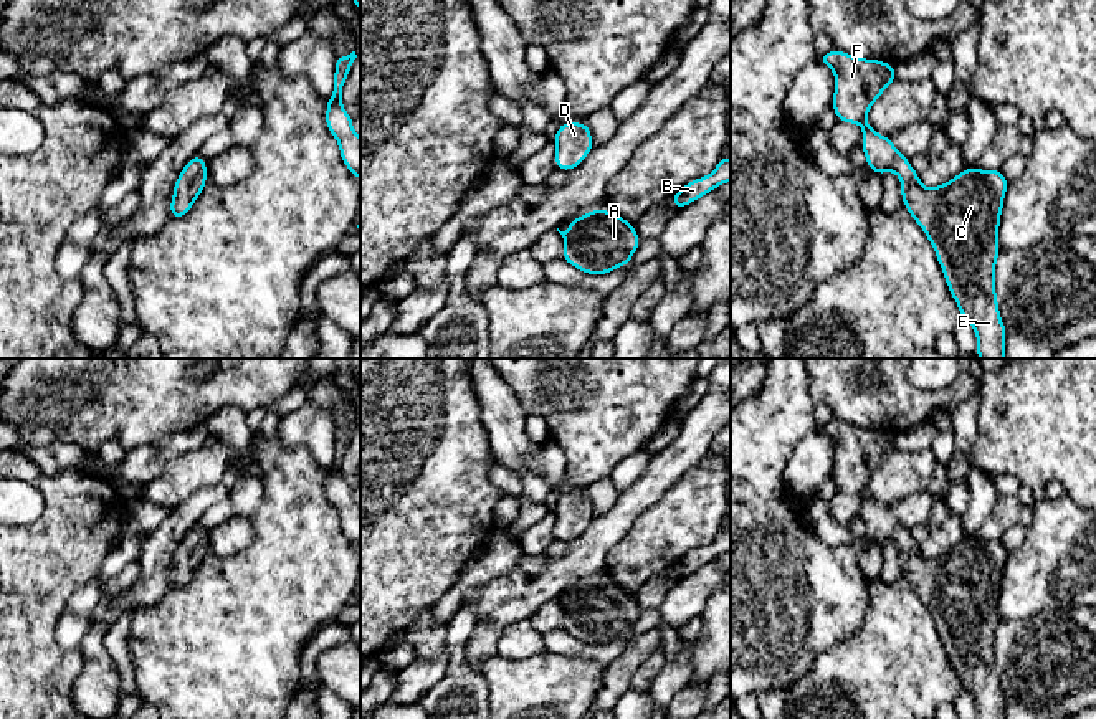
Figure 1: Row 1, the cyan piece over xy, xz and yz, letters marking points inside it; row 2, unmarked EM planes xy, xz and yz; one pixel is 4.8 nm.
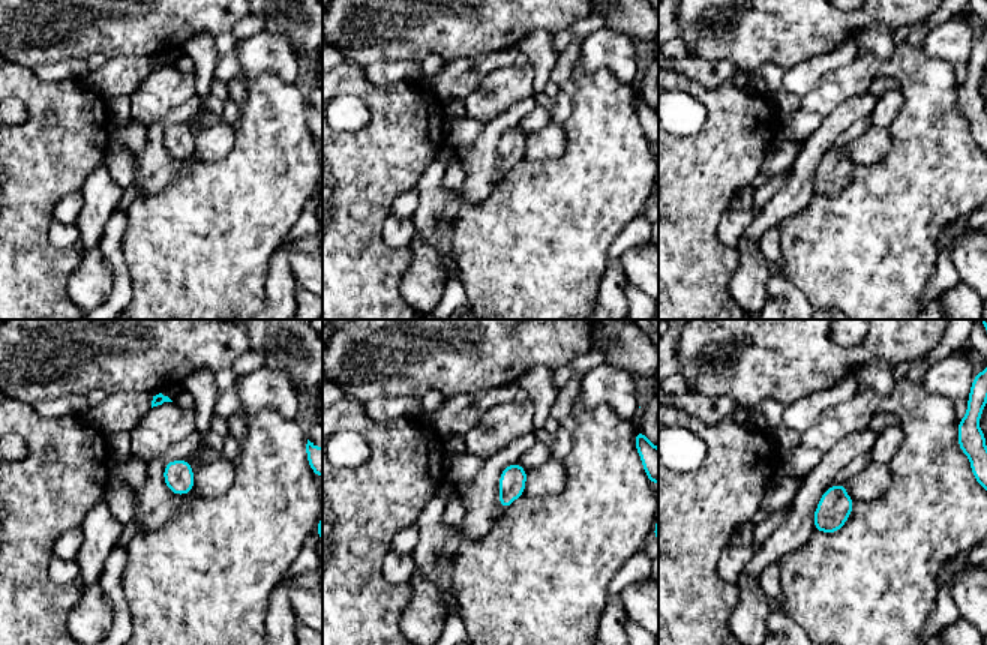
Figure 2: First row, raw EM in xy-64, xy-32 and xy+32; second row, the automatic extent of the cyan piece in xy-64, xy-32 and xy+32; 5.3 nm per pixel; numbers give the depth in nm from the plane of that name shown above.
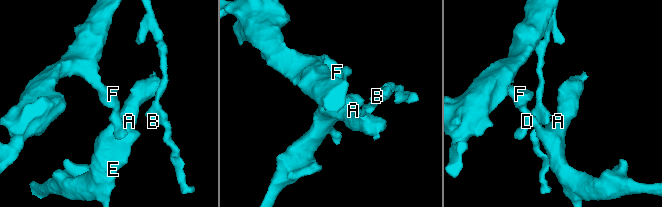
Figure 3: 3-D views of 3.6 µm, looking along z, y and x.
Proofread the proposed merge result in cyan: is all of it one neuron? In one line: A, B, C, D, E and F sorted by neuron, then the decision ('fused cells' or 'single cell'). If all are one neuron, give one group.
groups A B C D E F; single cell

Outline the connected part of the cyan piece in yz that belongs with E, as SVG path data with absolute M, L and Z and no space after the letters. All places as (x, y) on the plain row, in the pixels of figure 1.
M832 420L818 426L818 431L835 443L832 479L836 489L861 496L861 519L868 539L881 545L893 540L901 549L903 574L931 612L951 666L955 669L962 689L975 701L977 719L1003 719L1007 699L1000 689L995 663L995 633L1000 625L997 603L1008 550L1003 547L1002 540L979 540L972 536L947 554L926 559L919 550L919 544L894 517L891 507L878 504L866 493L866 484L871 476L896 450L894 436L879 430L858 428L840 420Z

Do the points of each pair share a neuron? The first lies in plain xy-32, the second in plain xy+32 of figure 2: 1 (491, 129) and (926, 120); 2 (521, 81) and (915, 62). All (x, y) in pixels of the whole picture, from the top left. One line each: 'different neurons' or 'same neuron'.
1: different neurons
2: same neuron

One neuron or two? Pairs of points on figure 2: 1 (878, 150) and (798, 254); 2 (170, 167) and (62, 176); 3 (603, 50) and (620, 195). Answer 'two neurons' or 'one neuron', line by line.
1: two neurons
2: two neurons
3: two neurons

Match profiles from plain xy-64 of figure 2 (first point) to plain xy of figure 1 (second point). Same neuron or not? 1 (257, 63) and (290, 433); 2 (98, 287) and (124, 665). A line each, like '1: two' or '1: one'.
1: one
2: two

